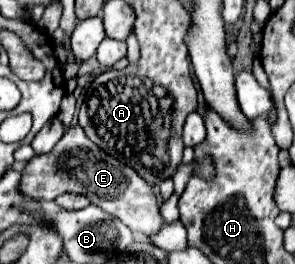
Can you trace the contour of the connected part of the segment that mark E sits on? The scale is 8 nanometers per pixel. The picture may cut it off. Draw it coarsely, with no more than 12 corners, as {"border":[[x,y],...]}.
{"border":[[80,126],[26,162],[20,192],[88,196],[132,232],[164,224],[150,184]]}

